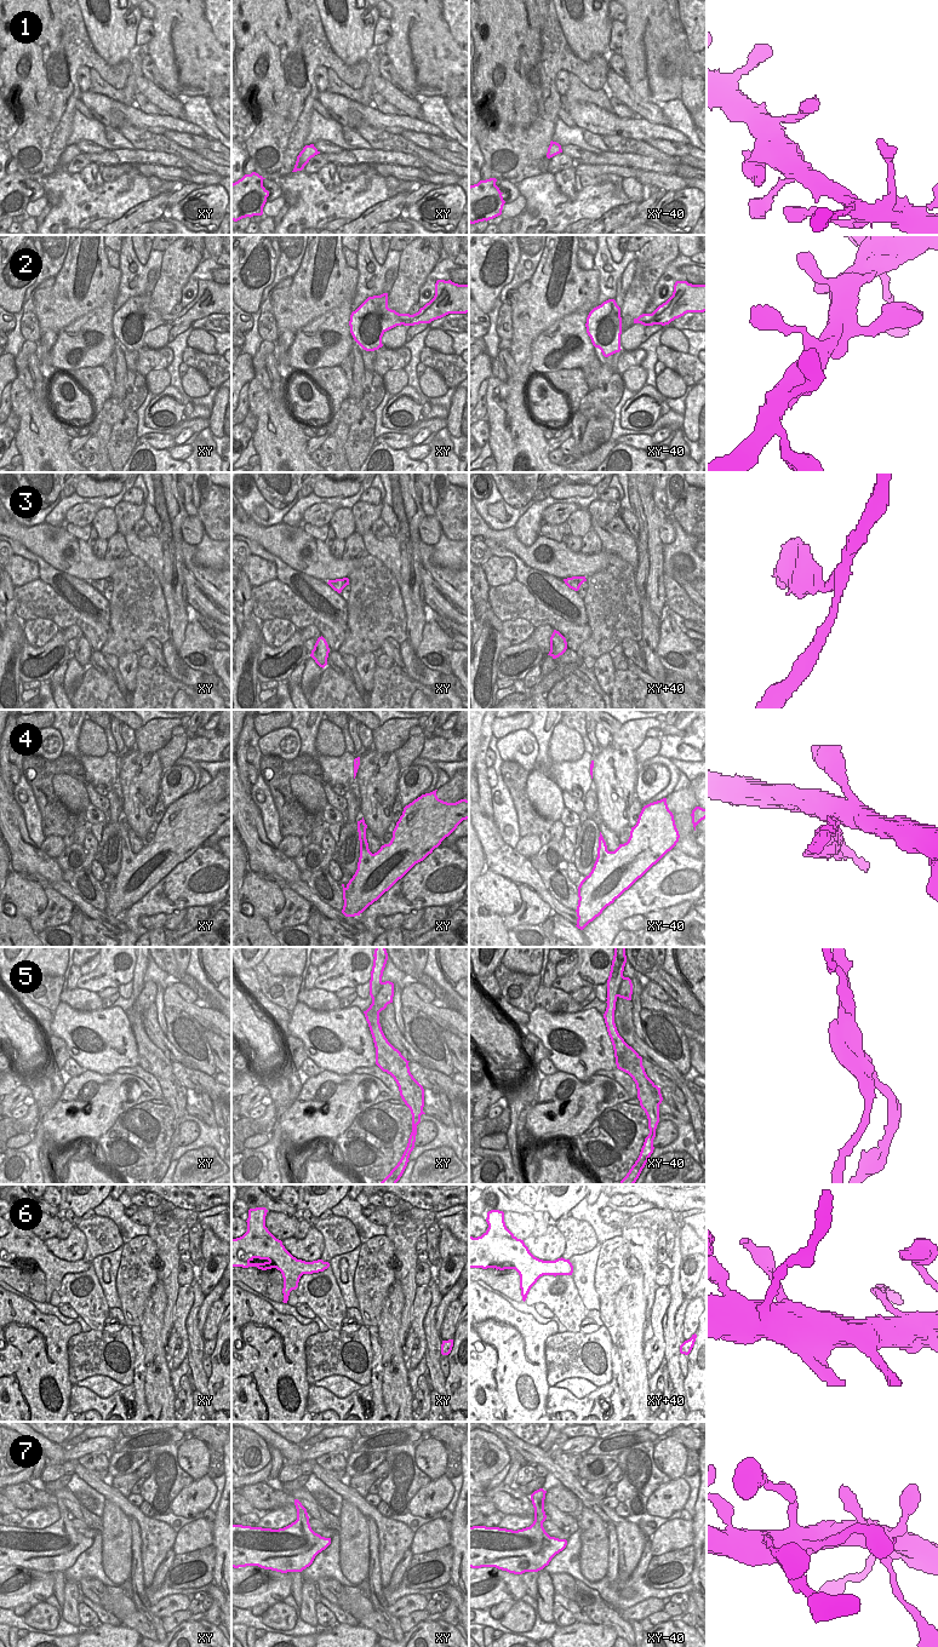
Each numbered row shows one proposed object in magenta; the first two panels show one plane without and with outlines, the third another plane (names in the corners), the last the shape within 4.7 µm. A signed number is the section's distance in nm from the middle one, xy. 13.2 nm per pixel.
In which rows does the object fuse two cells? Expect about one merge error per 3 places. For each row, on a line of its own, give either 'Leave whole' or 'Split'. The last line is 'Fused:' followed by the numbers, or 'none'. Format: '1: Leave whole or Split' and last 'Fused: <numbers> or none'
1: Leave whole
2: Leave whole
3: Leave whole
4: Split
5: Split
6: Leave whole
7: Leave whole
Fused: 4, 5

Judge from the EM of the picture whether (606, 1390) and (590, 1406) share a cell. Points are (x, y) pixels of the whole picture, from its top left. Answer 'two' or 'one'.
one

